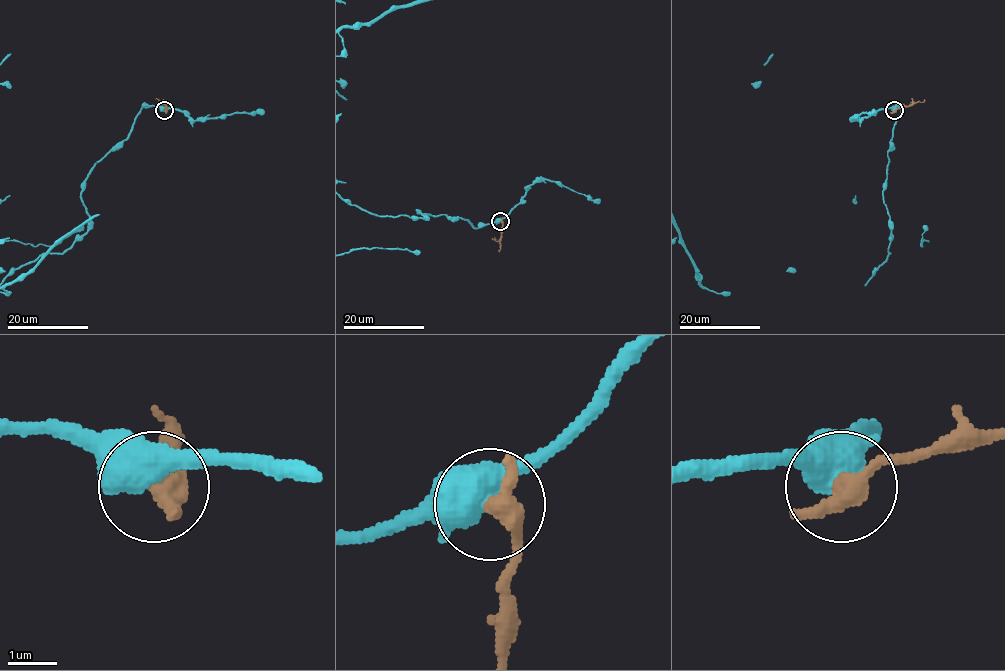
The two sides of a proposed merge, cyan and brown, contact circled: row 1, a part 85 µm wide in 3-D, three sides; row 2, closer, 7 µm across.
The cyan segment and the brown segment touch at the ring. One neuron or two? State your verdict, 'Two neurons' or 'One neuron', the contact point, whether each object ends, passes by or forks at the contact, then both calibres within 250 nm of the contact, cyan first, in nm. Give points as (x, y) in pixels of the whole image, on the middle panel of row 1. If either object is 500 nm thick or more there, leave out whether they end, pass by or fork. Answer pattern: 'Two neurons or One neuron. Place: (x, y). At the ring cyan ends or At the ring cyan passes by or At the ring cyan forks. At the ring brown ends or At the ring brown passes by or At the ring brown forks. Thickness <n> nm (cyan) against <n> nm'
Two neurons. Place: (500, 221). Thickness 650 nm (cyan) against 500 nm

